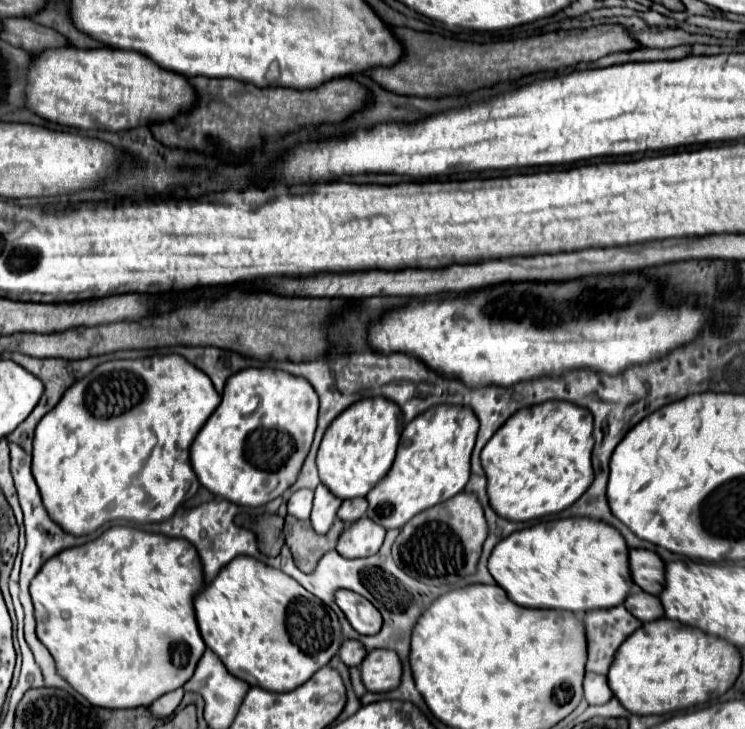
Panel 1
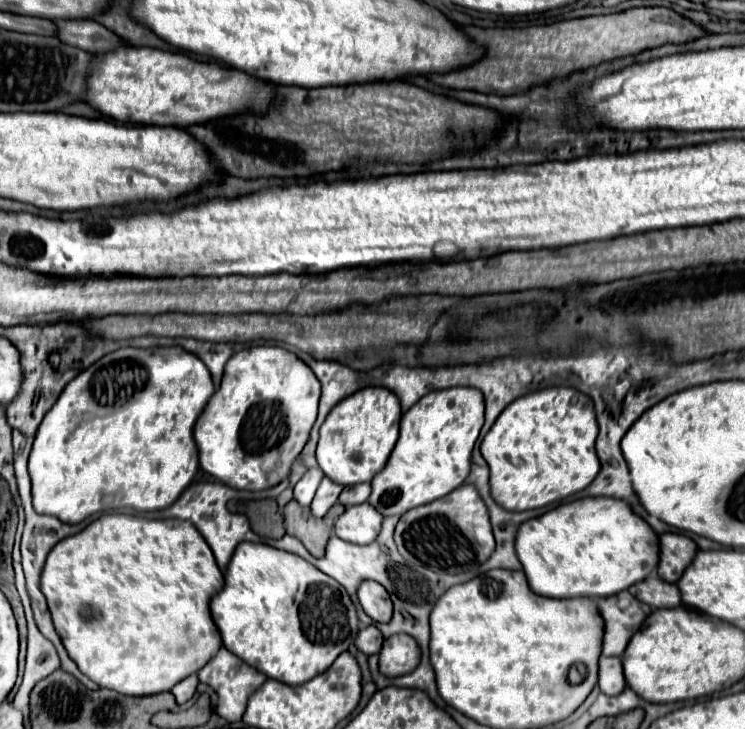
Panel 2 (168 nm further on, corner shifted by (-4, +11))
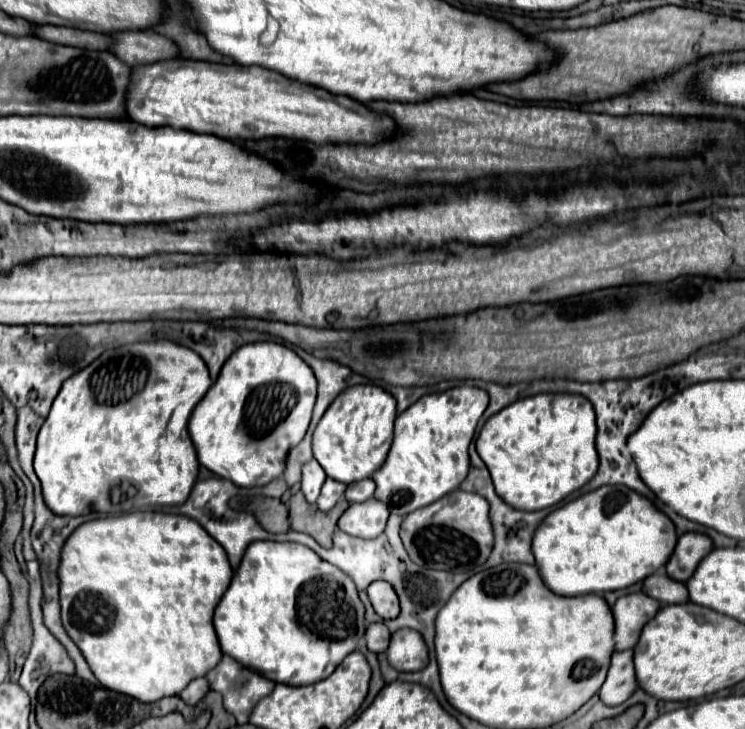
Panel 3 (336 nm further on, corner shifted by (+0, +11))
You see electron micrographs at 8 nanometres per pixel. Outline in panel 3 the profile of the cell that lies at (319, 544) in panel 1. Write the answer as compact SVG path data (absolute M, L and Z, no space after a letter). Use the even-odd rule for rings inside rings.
M297 492L289 500L291 530L305 532L313 536L317 544L321 544L323 548L331 548L331 536L337 528L337 520L347 510L347 506L349 506L347 500L339 500L339 504L325 514L325 512L319 512L313 504L307 504L303 494Z

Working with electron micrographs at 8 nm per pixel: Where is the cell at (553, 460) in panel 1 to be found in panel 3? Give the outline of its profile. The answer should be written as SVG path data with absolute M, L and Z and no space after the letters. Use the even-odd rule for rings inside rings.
M537 394L517 400L491 416L475 442L491 472L497 496L519 510L555 506L585 486L597 472L595 412L579 394Z

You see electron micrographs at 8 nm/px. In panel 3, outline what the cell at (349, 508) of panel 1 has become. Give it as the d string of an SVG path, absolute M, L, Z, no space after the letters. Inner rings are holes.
M367 478L367 480L359 480L359 482L349 484L345 498L347 498L347 502L365 502L373 496L373 492L375 492L375 482L371 478Z

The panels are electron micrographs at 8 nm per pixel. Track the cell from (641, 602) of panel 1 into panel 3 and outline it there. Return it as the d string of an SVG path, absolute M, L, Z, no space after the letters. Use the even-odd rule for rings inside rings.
M655 572L643 580L643 592L659 600L661 604L683 604L689 600L687 586L683 582L671 580L663 572Z

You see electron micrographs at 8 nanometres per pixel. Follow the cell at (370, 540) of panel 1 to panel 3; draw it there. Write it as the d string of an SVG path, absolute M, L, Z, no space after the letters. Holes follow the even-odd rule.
M371 498L361 504L351 504L339 518L339 530L357 538L377 538L387 522L389 508Z

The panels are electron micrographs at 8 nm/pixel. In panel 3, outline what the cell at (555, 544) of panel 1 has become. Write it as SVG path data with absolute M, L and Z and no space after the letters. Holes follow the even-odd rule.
M601 486L553 510L535 530L531 552L543 584L559 596L629 588L661 568L677 544L673 522L625 486Z

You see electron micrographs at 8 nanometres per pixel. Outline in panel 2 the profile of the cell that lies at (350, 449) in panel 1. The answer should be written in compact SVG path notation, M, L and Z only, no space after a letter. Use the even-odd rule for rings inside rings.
M363 388L343 398L321 426L317 462L325 476L341 486L369 482L387 464L387 458L399 438L399 420L399 398L387 388Z

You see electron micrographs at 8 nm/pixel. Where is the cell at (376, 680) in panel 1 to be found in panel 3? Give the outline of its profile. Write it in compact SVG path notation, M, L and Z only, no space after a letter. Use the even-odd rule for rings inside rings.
M403 628L391 636L391 644L387 648L389 664L399 672L417 672L427 666L429 654L427 646L417 630Z

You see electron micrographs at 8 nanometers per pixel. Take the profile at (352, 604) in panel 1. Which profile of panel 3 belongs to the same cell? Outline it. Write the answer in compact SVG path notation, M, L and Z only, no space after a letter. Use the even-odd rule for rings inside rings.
M373 582L369 588L367 588L367 596L371 600L371 606L373 610L383 618L397 618L399 614L399 600L397 600L397 594L395 590L391 588L389 582Z

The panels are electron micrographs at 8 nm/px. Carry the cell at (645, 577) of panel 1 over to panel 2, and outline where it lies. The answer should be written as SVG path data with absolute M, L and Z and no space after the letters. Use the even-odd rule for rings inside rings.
M661 534L661 562L659 576L667 582L677 582L685 568L693 562L697 554L697 544L689 536Z

